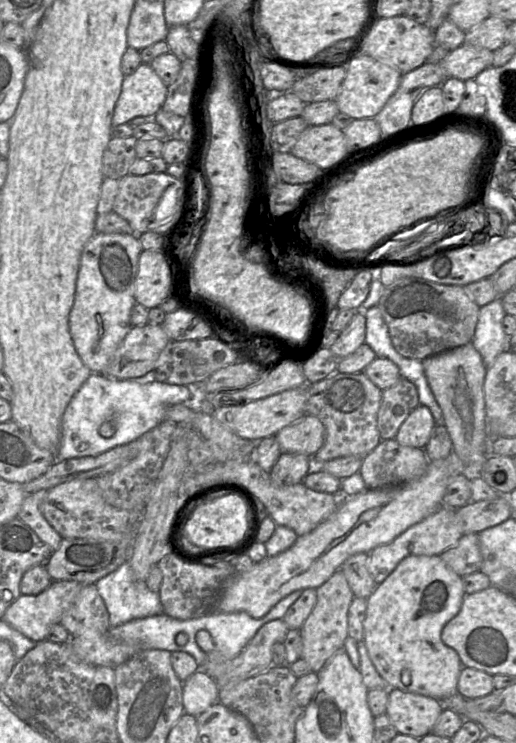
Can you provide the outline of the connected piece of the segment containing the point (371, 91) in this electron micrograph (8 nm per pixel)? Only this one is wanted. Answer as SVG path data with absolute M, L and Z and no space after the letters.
M362 54L354 58L347 65L346 77L335 98L339 112L347 114L352 119L374 118L398 89L402 75L394 67L368 55Z

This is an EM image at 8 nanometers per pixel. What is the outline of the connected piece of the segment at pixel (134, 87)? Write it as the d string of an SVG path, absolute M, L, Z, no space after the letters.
M141 63L134 73L124 77L121 93L114 108L112 126L128 123L135 117L154 117L166 100L167 87L150 64Z

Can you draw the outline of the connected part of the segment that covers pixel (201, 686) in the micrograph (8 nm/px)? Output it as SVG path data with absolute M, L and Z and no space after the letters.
M198 670L183 682L184 713L199 716L219 699L219 687L203 670Z

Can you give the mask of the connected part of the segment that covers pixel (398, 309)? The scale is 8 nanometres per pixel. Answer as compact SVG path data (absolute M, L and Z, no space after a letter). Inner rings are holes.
M416 277L400 278L385 287L377 306L395 350L406 358L418 360L470 343L480 310L464 287Z

